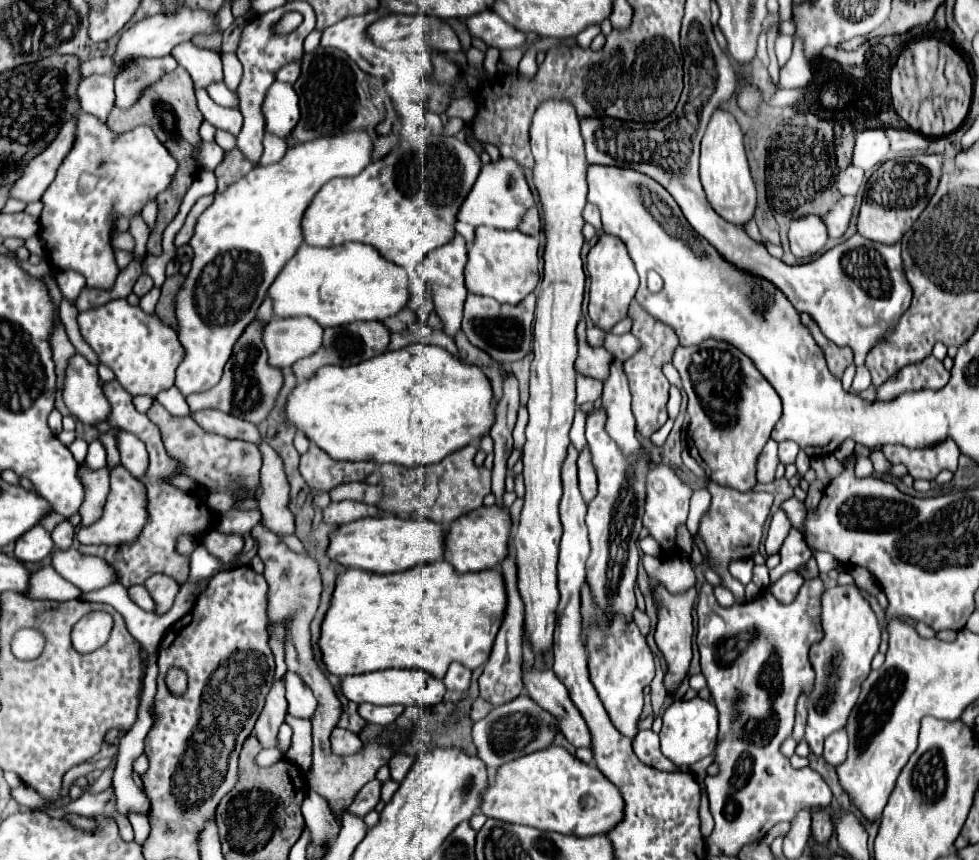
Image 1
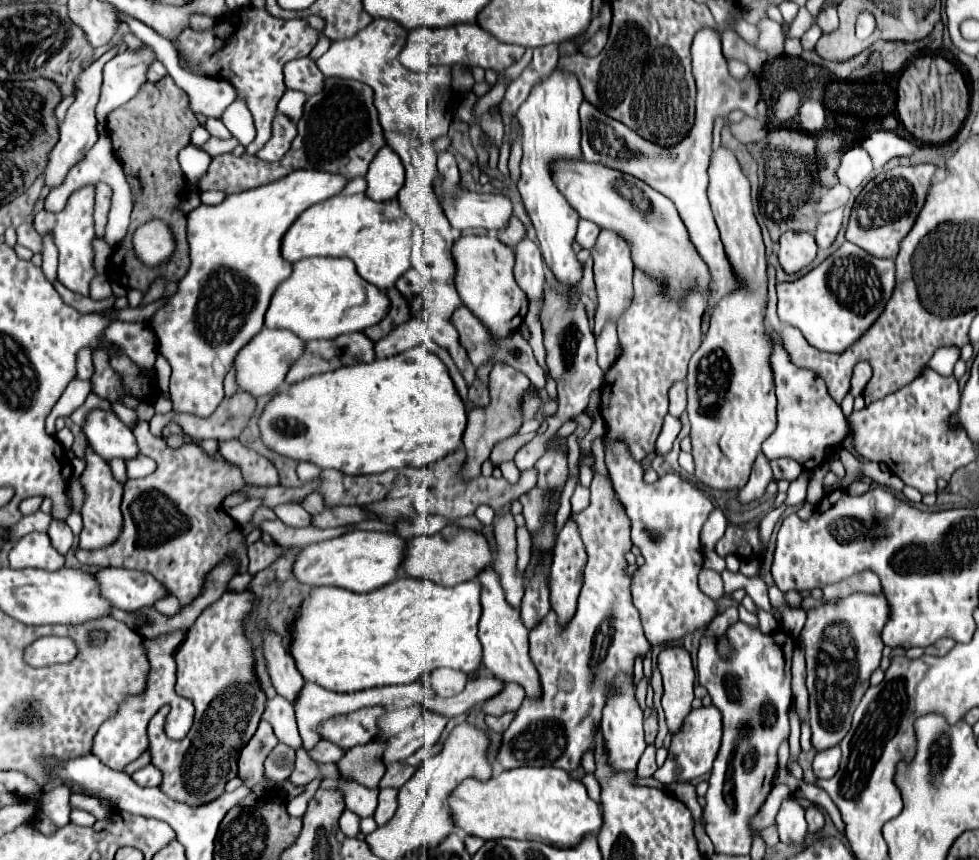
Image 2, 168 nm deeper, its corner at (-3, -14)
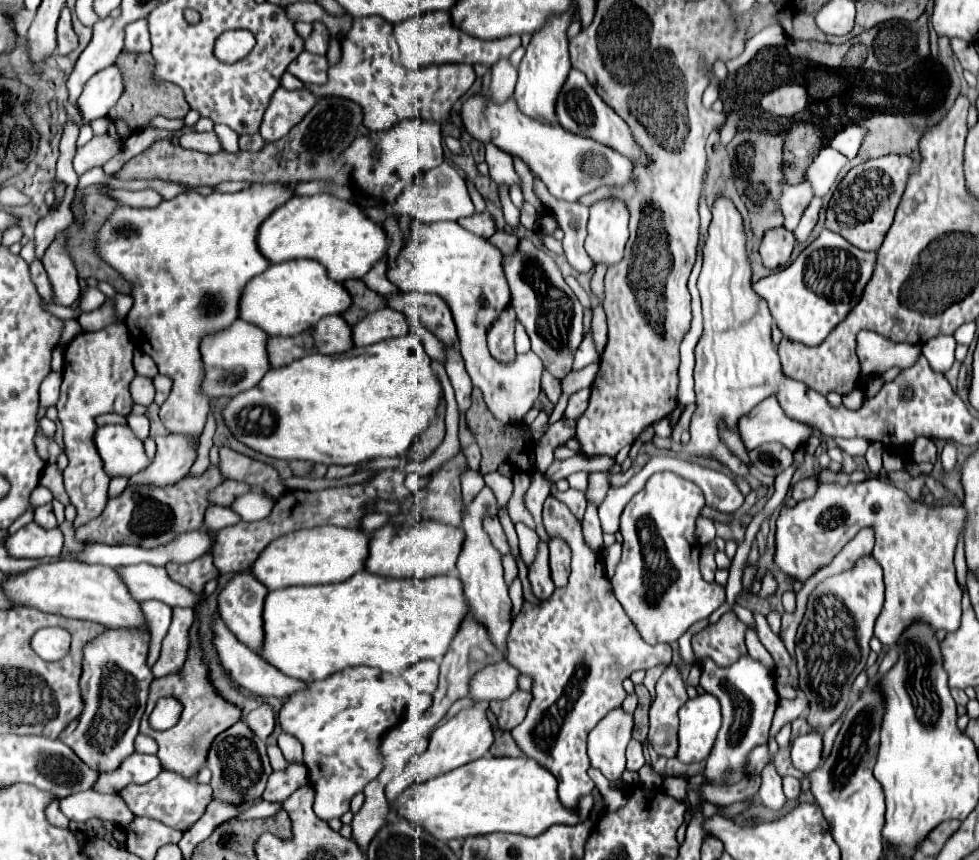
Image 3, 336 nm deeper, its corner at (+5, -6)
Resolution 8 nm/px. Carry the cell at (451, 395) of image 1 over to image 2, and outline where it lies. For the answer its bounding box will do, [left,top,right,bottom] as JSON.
[259,346,467,476]

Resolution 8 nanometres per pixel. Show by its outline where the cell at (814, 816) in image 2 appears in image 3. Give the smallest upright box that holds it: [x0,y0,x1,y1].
[783,776,799,800]

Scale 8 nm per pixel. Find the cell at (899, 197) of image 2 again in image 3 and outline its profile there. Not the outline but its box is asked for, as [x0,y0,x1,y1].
[825,154,911,250]

